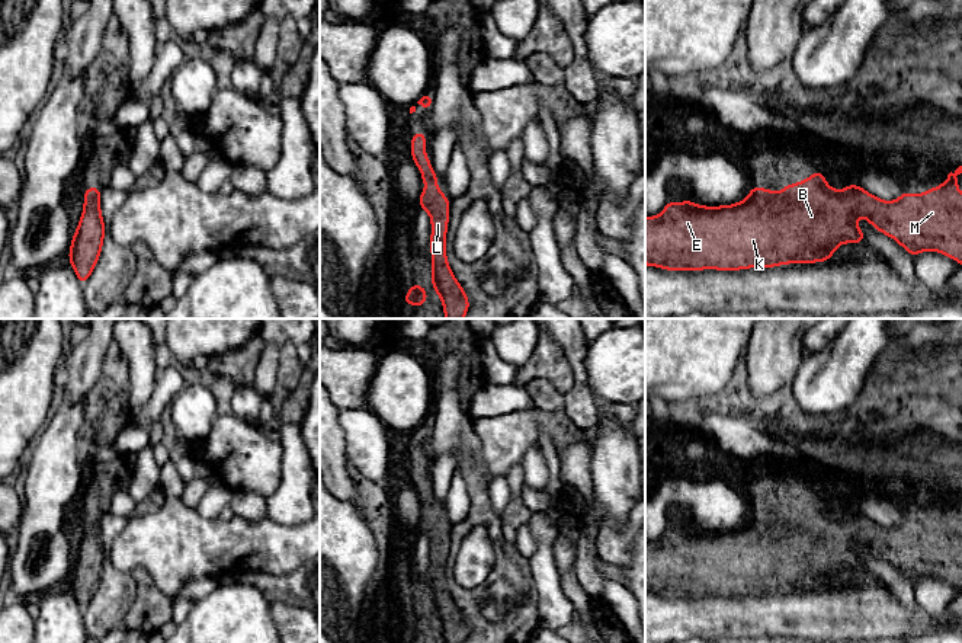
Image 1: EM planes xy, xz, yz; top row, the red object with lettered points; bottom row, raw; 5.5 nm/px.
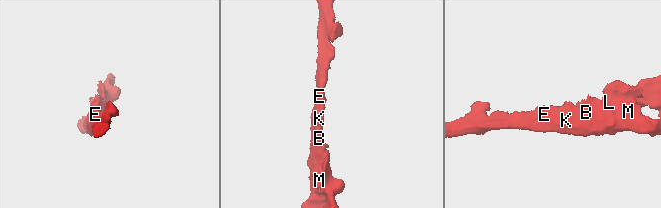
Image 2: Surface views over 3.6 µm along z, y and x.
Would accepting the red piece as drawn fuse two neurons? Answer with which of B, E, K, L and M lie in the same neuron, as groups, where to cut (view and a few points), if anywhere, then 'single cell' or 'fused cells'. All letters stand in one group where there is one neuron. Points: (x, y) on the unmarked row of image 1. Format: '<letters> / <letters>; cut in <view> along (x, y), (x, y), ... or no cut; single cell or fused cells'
B E K L M; no cut; single cell

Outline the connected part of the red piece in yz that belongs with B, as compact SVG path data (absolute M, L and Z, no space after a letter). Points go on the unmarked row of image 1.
M962 492L950 498L943 511L918 522L905 515L894 528L882 527L856 509L837 518L817 493L809 506L786 511L779 521L751 511L748 524L734 531L699 532L690 525L676 530L668 524L661 541L645 544L645 591L668 596L738 596L827 588L841 567L866 567L854 550L856 541L895 564L913 586L921 576L937 576L962 591L962 521L955 506L961 499Z

